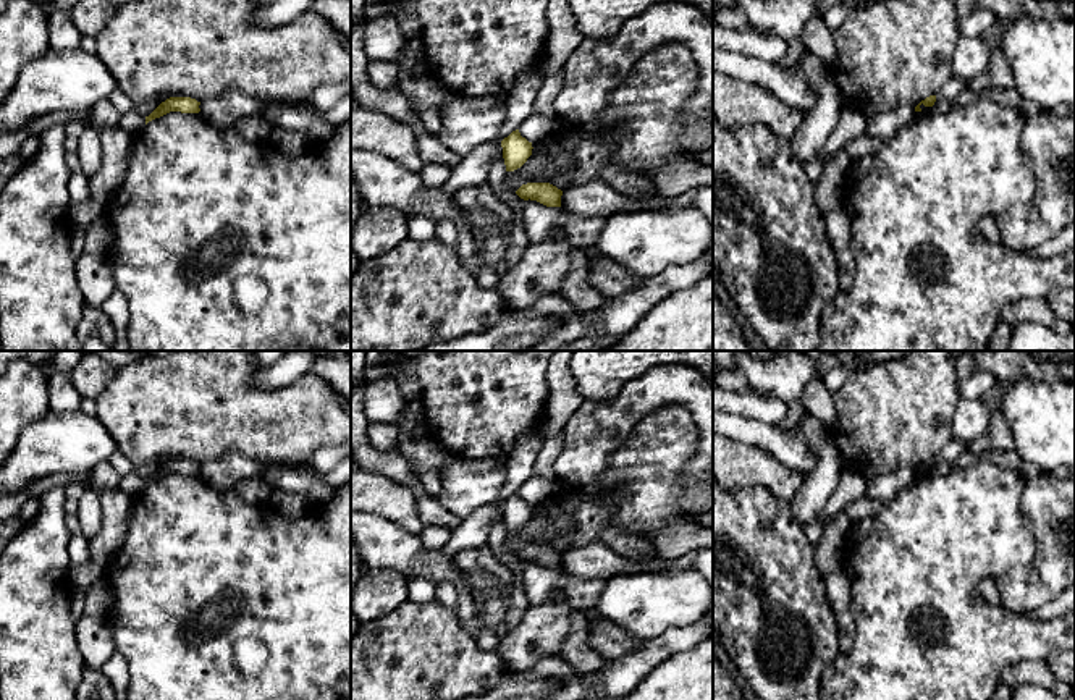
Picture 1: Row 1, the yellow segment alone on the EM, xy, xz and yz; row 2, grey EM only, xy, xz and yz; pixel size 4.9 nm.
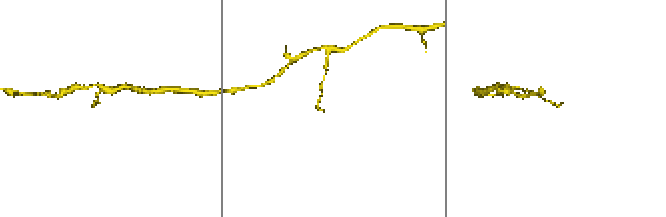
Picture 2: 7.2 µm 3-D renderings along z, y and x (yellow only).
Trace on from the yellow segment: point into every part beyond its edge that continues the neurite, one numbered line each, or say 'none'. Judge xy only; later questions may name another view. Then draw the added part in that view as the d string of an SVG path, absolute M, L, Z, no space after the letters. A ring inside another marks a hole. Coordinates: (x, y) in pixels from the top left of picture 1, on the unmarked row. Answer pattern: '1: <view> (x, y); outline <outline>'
none

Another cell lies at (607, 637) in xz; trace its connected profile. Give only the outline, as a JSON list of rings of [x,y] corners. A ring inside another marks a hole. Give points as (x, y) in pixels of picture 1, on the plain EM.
[[[608,619],[587,621],[585,627],[588,645],[603,658],[624,656],[645,642]]]

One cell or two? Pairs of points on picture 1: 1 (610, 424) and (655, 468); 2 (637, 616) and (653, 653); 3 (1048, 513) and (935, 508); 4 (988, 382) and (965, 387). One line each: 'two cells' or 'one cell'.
1: two cells
2: two cells
3: two cells
4: one cell

